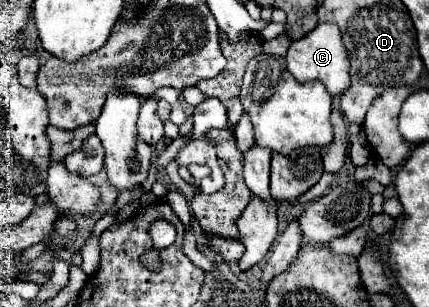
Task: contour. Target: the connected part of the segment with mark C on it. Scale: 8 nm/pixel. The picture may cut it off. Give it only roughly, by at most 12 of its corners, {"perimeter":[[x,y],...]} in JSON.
{"perimeter":[[319,23],[293,41],[287,71],[331,95],[349,85],[337,25]]}

